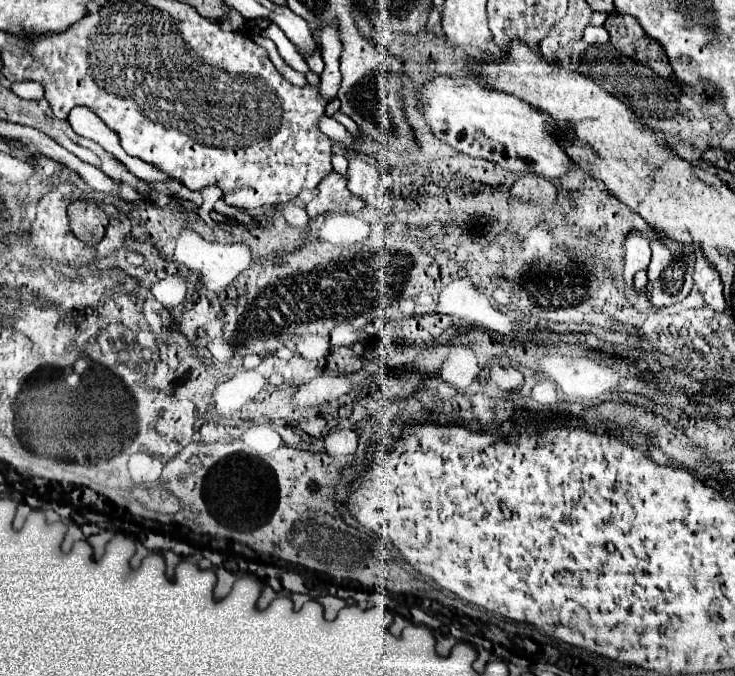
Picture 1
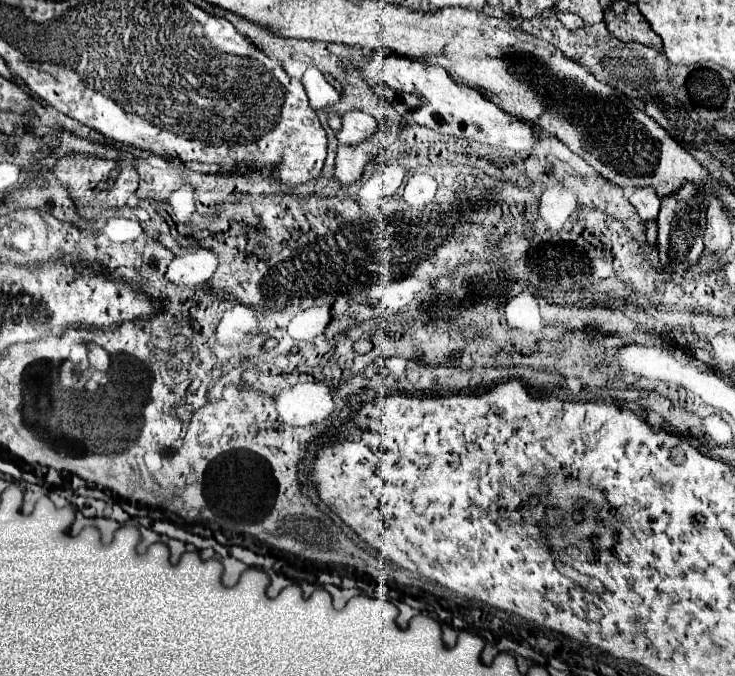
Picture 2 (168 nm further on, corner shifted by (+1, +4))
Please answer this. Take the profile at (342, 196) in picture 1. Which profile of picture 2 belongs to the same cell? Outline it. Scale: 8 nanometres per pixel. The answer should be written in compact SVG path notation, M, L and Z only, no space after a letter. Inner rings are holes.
M388 124L380 128L372 140L366 140L360 146L340 146L334 162L334 180L342 188L360 180L366 164L378 156L382 146L390 146L396 140L396 136L398 136L398 128L394 124Z

